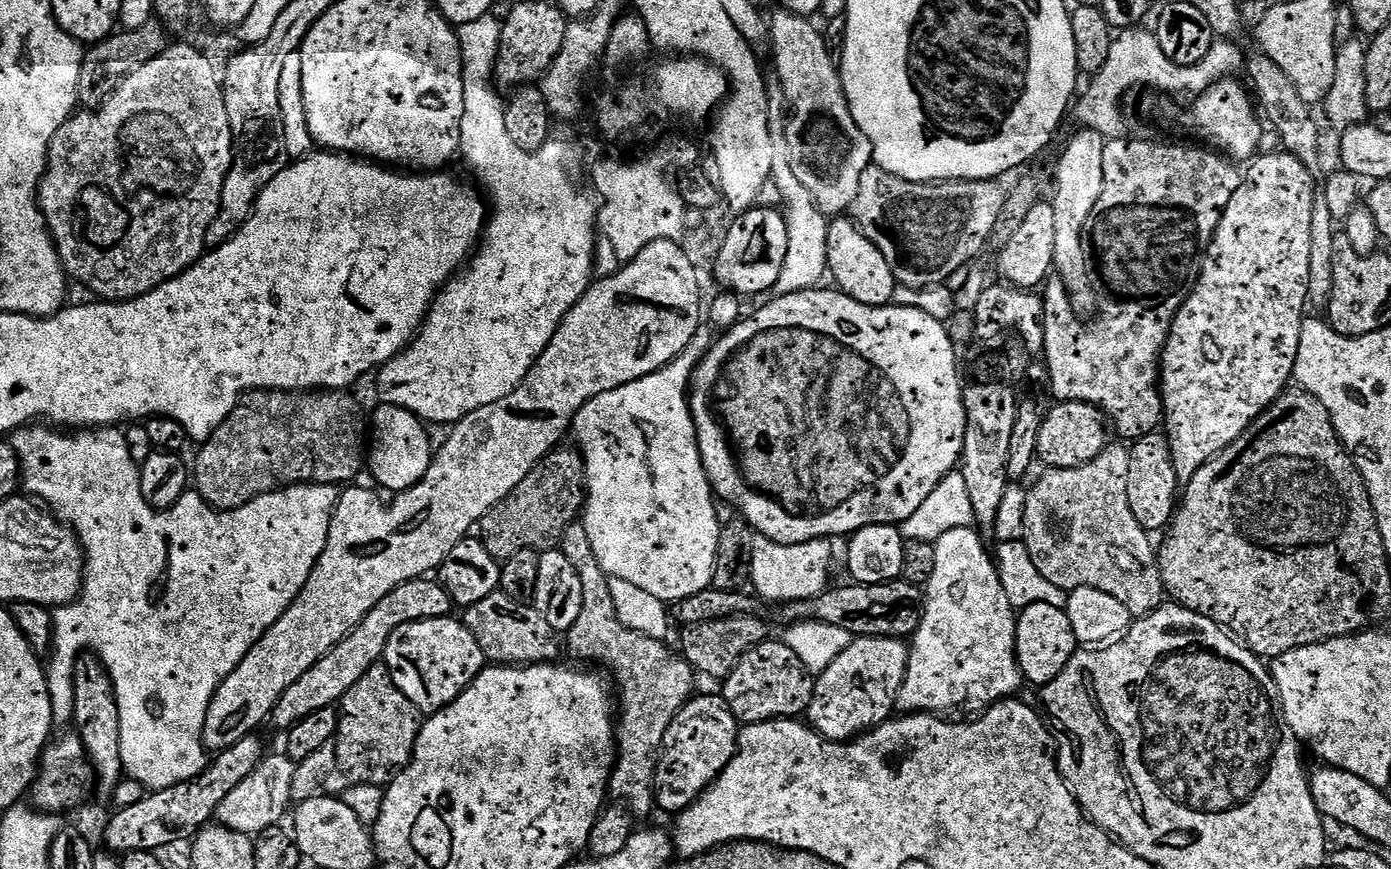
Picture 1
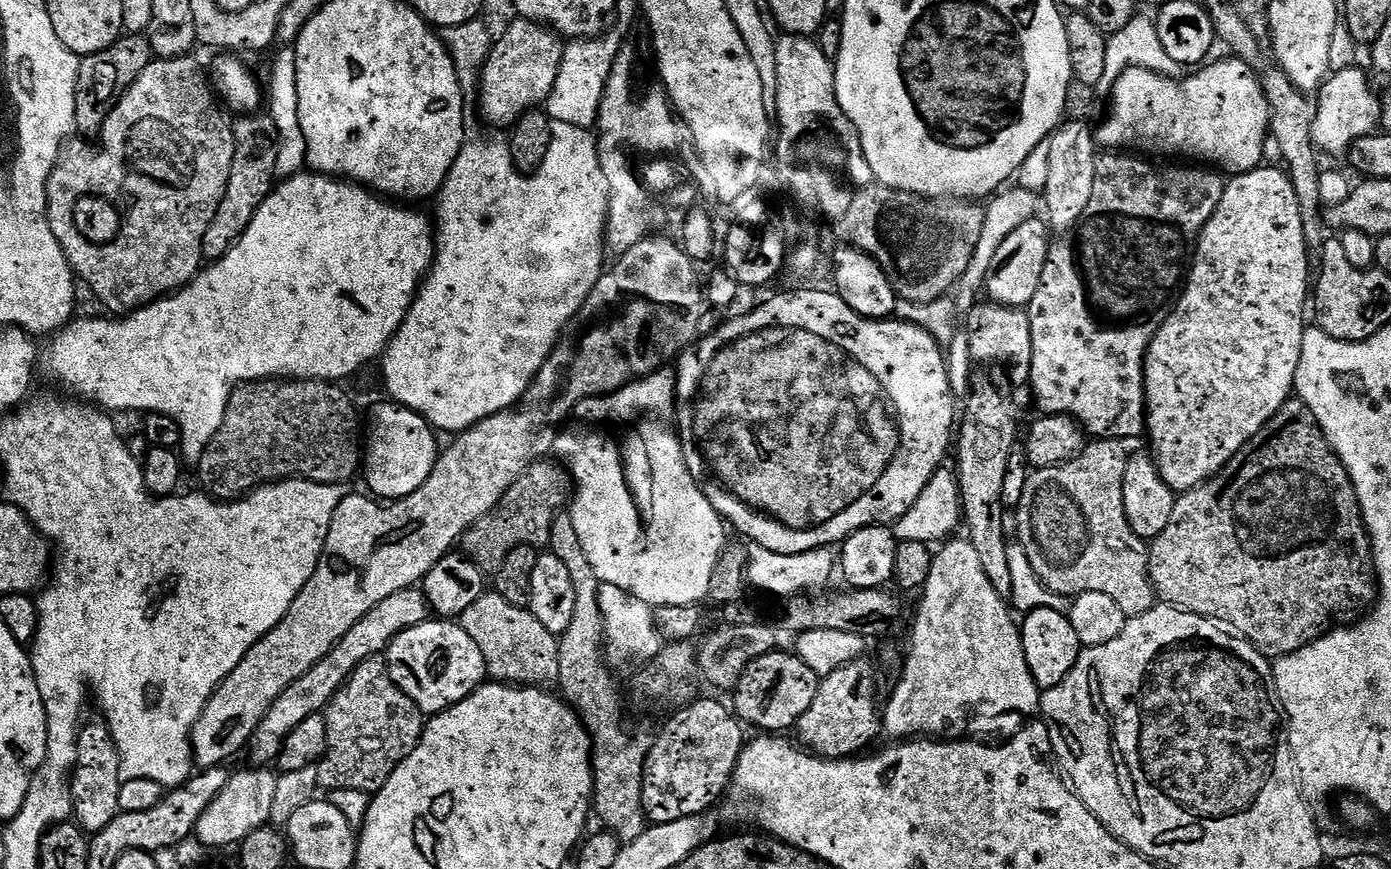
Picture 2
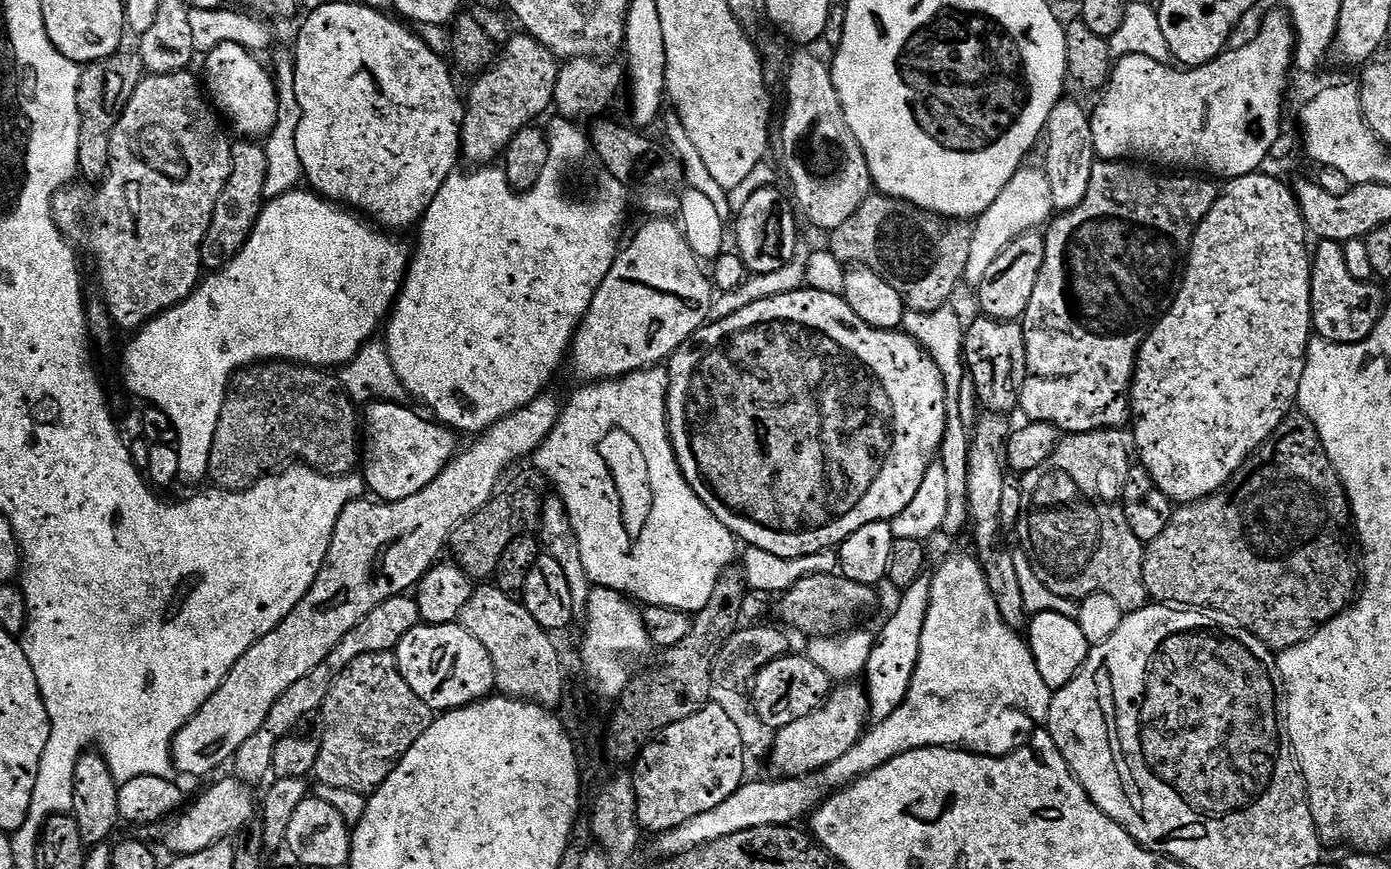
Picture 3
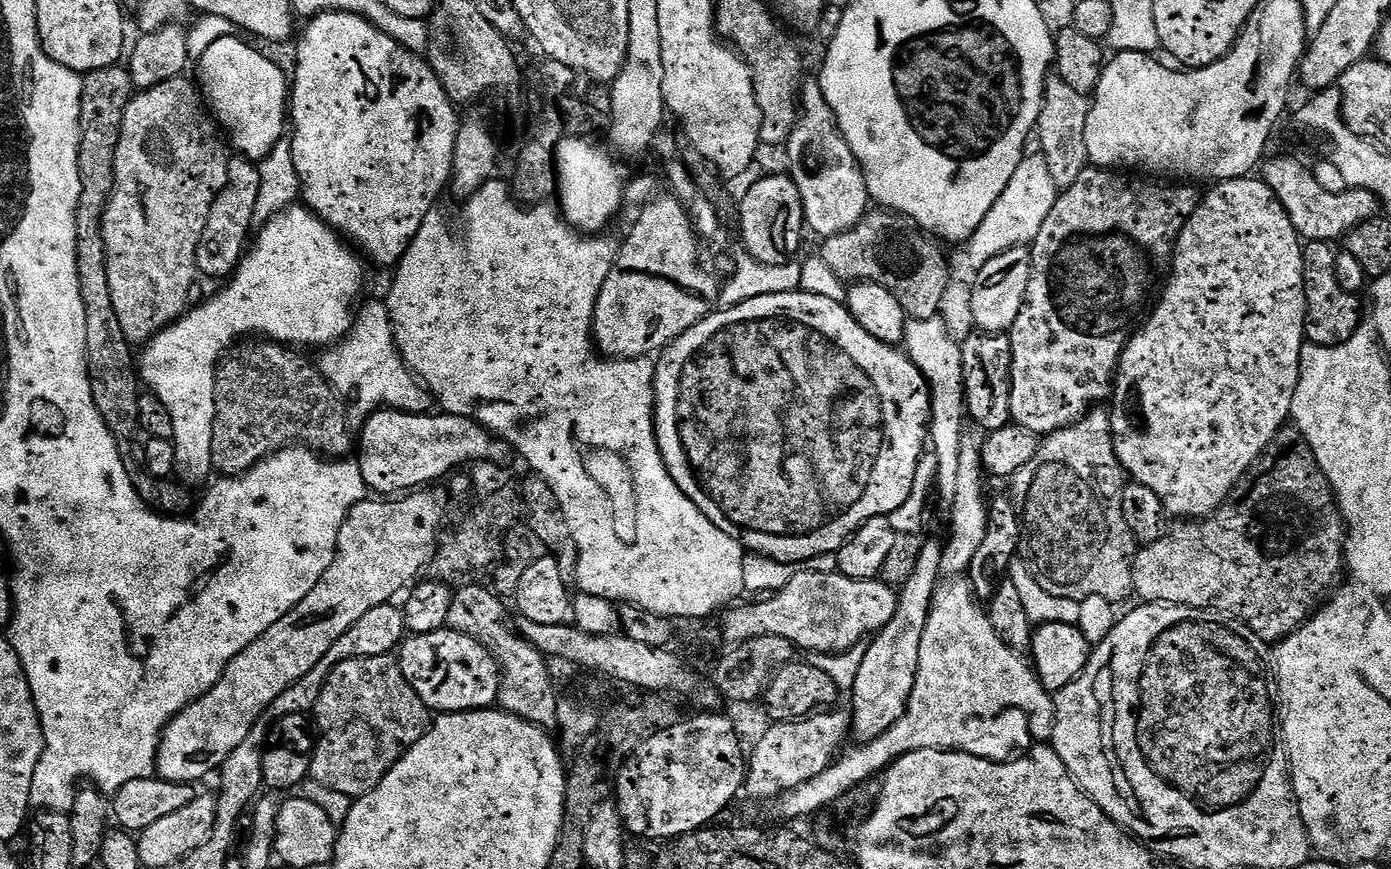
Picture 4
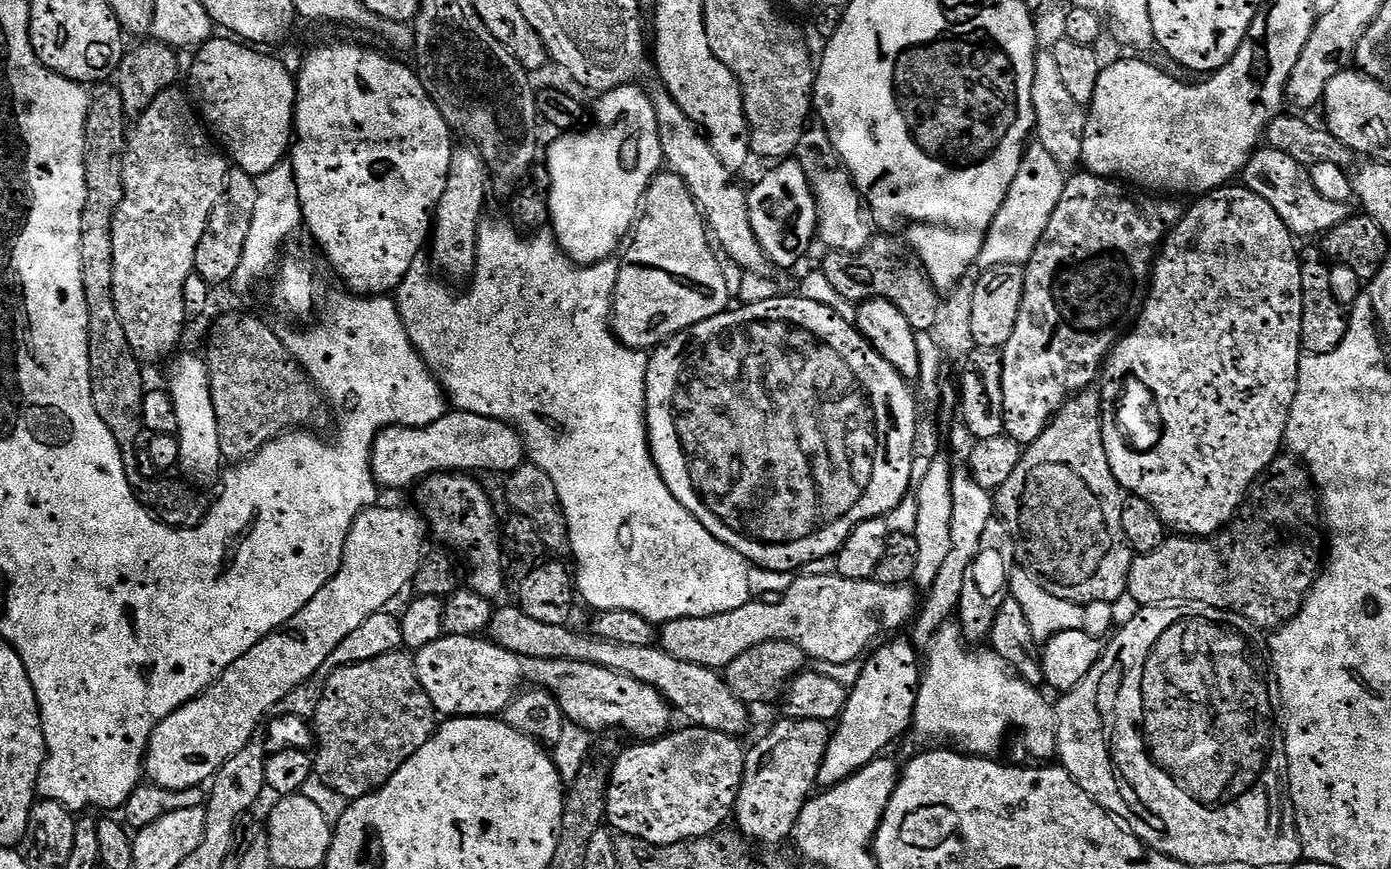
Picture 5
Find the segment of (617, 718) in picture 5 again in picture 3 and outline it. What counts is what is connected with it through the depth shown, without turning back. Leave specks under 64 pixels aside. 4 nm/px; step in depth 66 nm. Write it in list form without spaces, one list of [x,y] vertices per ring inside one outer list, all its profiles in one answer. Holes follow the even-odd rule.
[[[459,622],[454,624],[421,623],[398,642],[394,650],[398,670],[402,678],[426,702],[426,706],[443,714],[453,708],[465,708],[475,700],[493,695],[496,679],[490,662],[490,654],[482,642],[474,638]]]

